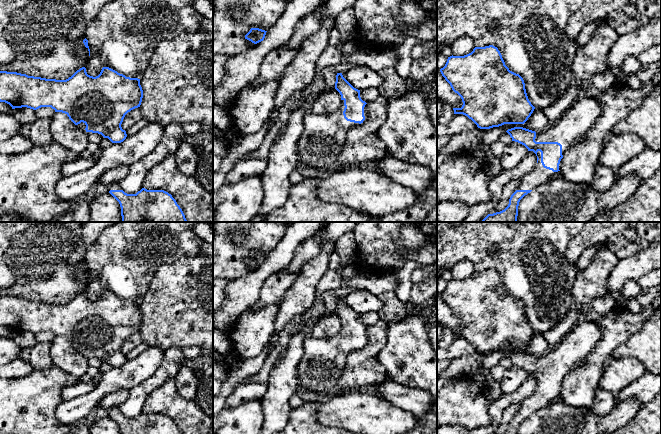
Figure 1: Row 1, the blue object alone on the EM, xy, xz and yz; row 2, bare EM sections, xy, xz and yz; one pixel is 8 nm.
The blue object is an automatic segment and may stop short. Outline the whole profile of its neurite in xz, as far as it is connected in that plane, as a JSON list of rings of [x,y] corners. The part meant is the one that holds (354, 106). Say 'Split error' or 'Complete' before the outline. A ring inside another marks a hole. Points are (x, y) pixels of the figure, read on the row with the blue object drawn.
Split error. [[[337,73],[335,89],[341,95],[341,105],[332,114],[306,114],[303,118],[304,130],[297,144],[299,160],[316,169],[331,170],[338,166],[337,158],[341,153],[349,130],[366,121],[368,117],[366,102],[360,97],[360,90],[354,88],[342,75]]]

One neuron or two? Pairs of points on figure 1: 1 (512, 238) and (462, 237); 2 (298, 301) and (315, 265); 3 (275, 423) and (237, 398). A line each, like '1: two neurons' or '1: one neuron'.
1: one neuron
2: one neuron
3: two neurons

